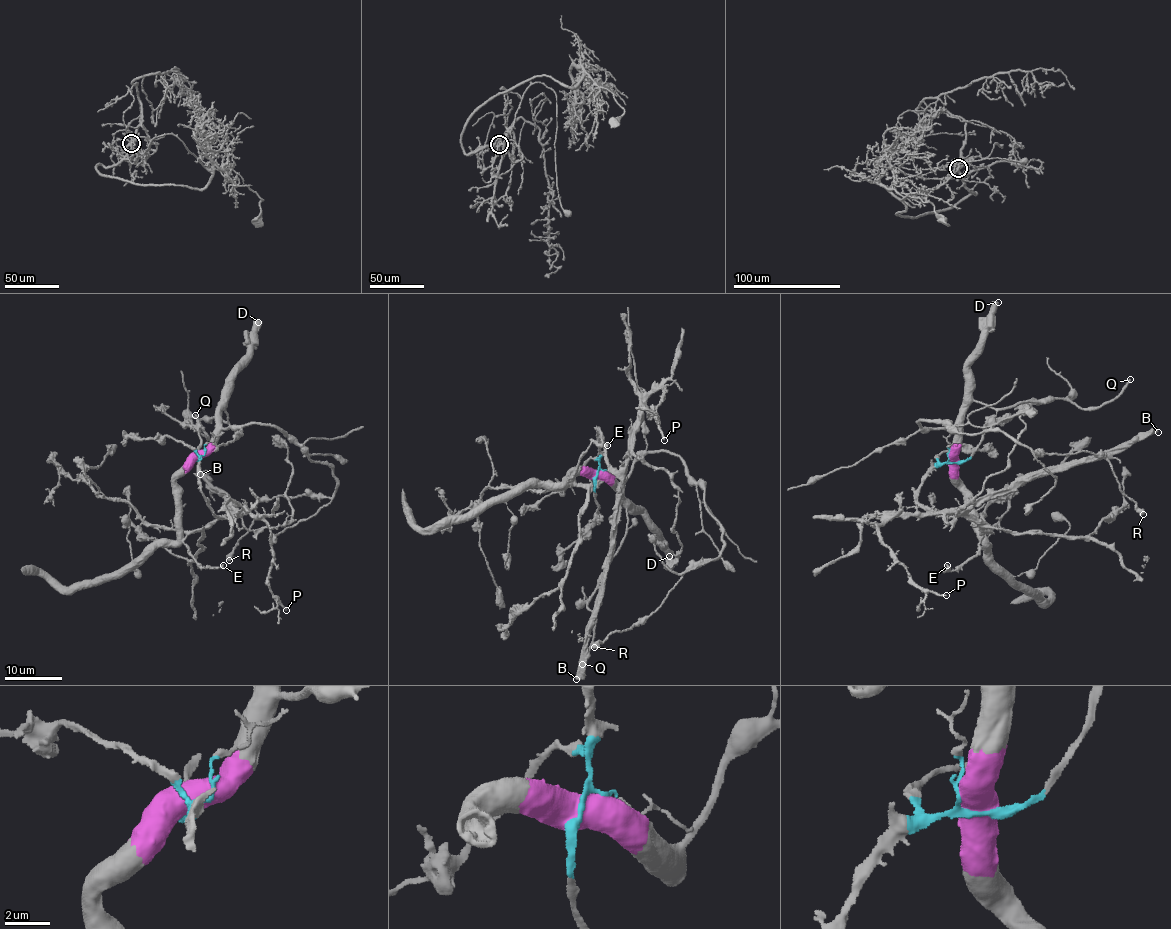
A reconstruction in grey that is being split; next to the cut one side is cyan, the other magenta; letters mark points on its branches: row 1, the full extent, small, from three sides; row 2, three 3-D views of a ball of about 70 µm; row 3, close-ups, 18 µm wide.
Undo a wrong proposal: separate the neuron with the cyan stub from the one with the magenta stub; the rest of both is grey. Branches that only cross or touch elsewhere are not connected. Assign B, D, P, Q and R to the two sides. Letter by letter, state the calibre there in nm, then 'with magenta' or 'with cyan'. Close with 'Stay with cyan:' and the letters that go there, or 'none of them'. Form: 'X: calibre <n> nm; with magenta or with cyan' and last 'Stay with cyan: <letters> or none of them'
B: calibre 550 nm; with cyan
D: calibre 550 nm; with magenta
P: calibre 190 nm; with cyan
Q: calibre 260 nm; with magenta
R: calibre 700 nm; with magenta
Stay with cyan: B, P

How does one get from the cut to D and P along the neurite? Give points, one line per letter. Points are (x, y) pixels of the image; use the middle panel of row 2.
D: (598, 474), (655, 530), (670, 557)
P: (597, 474), (598, 430), (607, 461), (618, 471), (638, 413), (651, 393), (663, 388), (653, 412), (664, 440)

